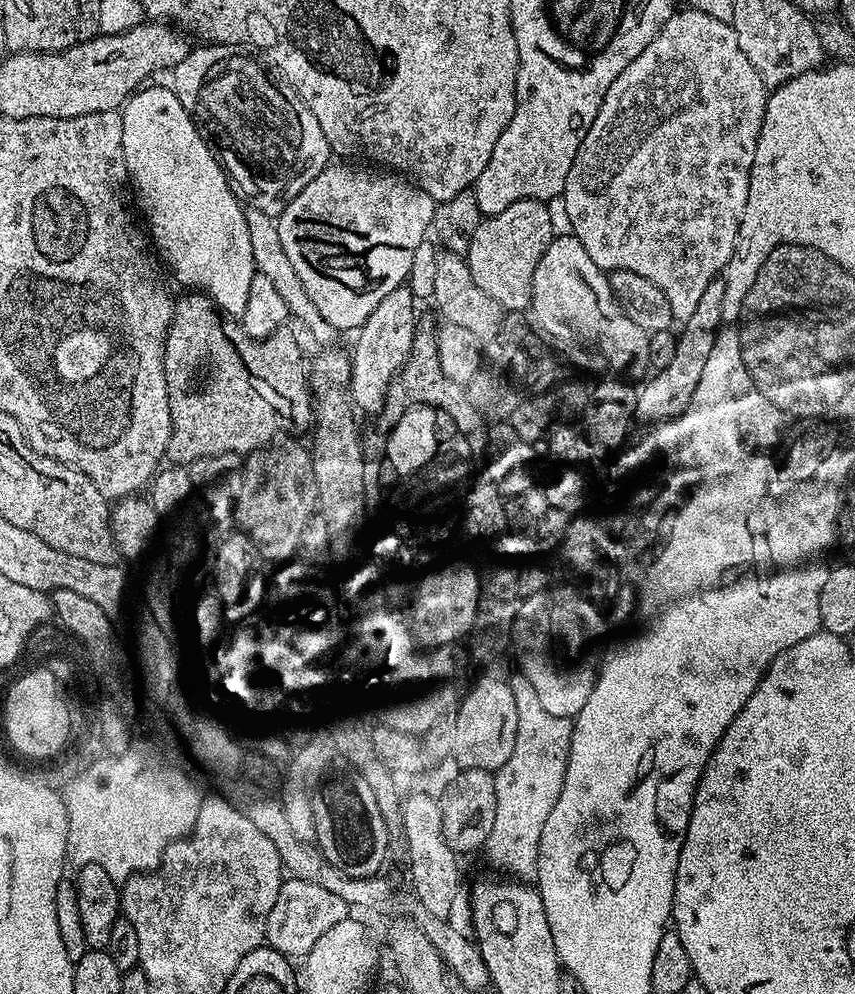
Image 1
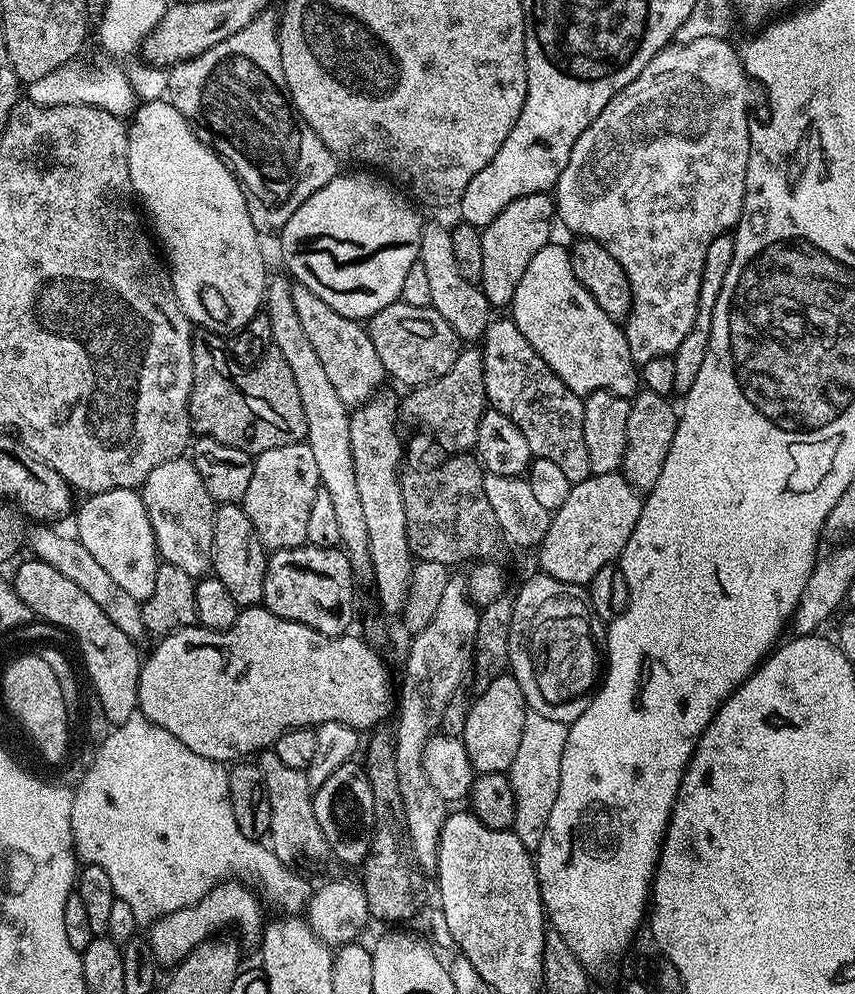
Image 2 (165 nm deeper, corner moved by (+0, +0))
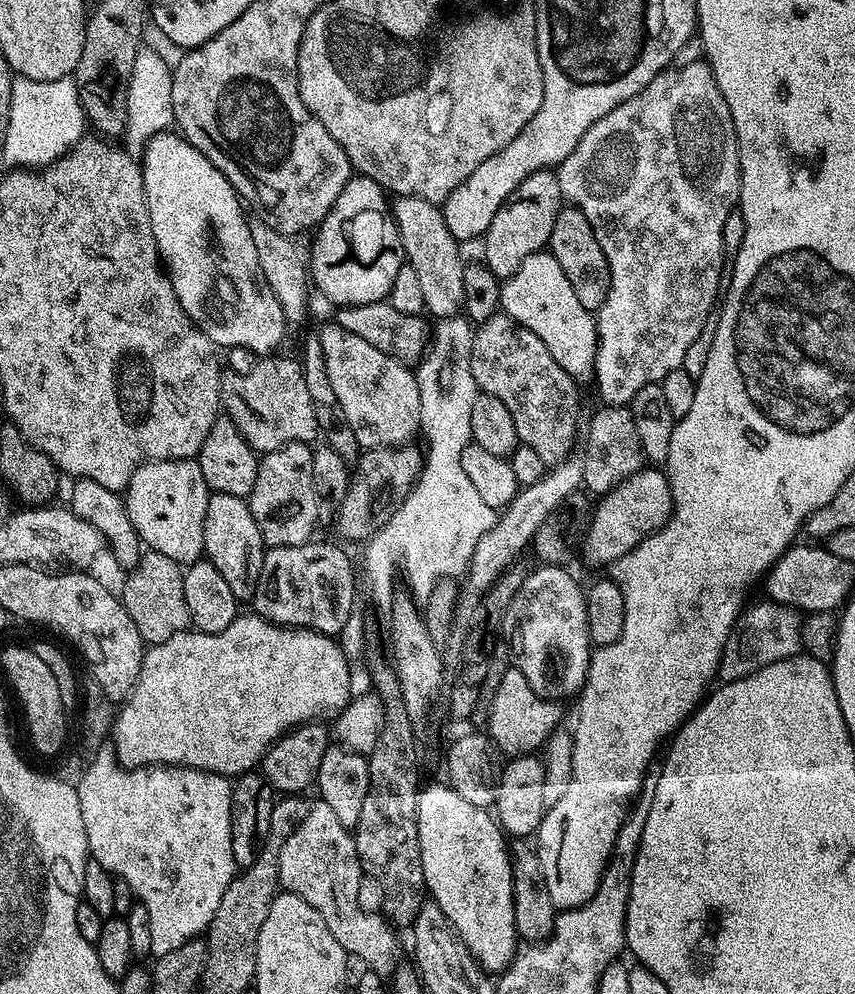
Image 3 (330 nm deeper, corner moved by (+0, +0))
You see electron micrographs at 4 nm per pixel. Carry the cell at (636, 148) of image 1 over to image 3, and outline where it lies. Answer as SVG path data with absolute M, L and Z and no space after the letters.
M703 59L690 62L681 68L669 66L659 72L634 98L622 102L610 114L586 130L582 142L558 166L560 189L565 201L571 207L582 210L586 214L586 222L594 230L594 238L598 238L598 246L602 246L602 254L606 254L606 262L610 266L610 290L606 302L602 302L599 312L595 313L598 346L596 347L596 371L594 385L600 391L605 405L631 405L634 394L642 390L642 386L658 384L670 374L670 370L681 367L686 358L686 350L690 350L690 342L698 338L706 318L713 315L722 292L722 276L720 271L726 268L726 253L722 242L722 226L726 226L726 218L737 207L740 199L740 151L736 145L734 122L730 118L730 106L726 106L726 98L722 98L722 90L718 90L712 68Z

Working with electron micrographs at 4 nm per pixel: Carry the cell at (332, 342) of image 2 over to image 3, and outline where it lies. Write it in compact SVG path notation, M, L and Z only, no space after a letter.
M335 322L324 324L318 329L322 344L322 355L326 360L327 377L330 378L331 388L342 406L350 427L354 430L361 449L366 448L403 448L409 443L412 435L420 432L420 399L418 398L418 382L415 371L403 360L388 356L378 346L370 346L358 334L350 334L350 330L342 330Z

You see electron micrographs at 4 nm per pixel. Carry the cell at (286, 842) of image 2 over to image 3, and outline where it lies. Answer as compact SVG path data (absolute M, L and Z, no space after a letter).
M316 802L305 814L304 821L293 827L280 847L278 871L283 891L298 894L302 902L310 902L322 922L326 922L326 930L334 934L338 946L342 946L349 957L356 959L357 956L377 976L388 978L396 972L401 963L397 929L380 912L367 912L358 906L362 871L355 838L338 822L330 806Z

